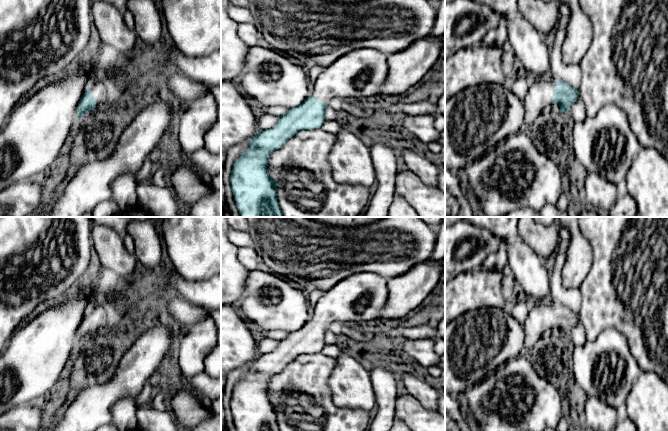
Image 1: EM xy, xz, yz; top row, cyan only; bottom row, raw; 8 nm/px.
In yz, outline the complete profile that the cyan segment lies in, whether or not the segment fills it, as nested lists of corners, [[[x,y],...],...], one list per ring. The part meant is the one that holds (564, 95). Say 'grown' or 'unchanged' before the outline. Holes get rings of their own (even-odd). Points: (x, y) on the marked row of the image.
grown; [[[530,79],[529,90],[523,101],[524,125],[531,125],[541,114],[542,109],[551,108],[553,104],[557,104],[562,113],[568,113],[578,97],[578,90],[566,82]]]

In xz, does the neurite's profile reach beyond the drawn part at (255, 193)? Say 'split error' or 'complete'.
split error

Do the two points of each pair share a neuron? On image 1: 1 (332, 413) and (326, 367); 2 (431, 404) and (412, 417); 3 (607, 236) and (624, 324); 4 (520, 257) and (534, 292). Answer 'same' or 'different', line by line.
1: same
2: different
3: same
4: same

